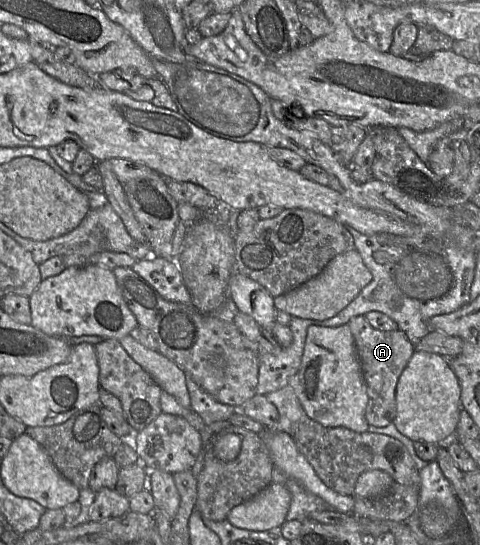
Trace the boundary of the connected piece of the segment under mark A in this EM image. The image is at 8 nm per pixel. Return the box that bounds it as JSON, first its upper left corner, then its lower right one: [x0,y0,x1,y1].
[348,315,415,427]

